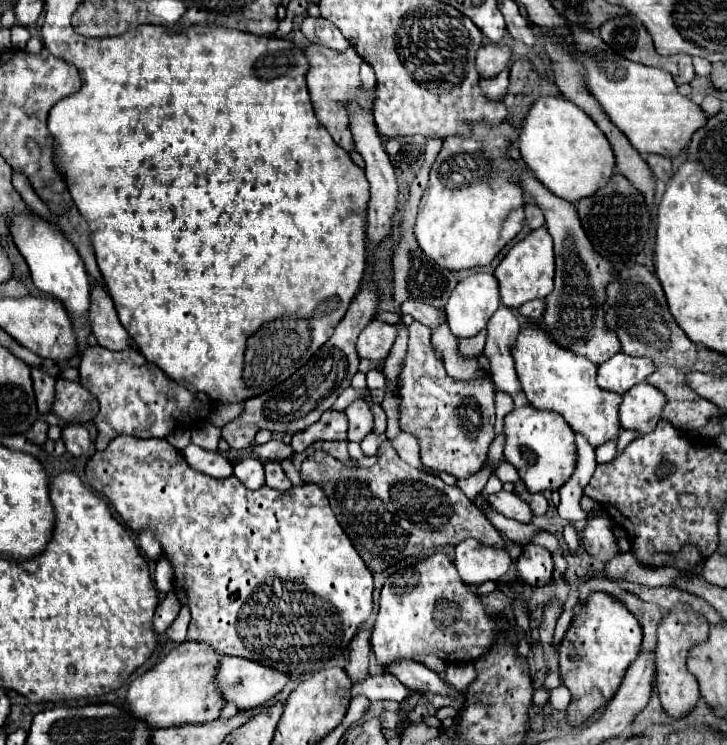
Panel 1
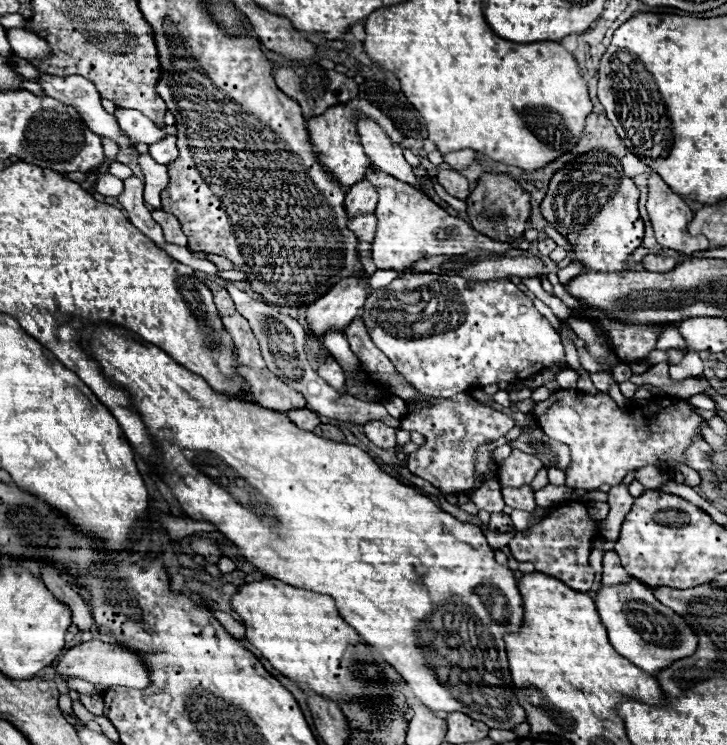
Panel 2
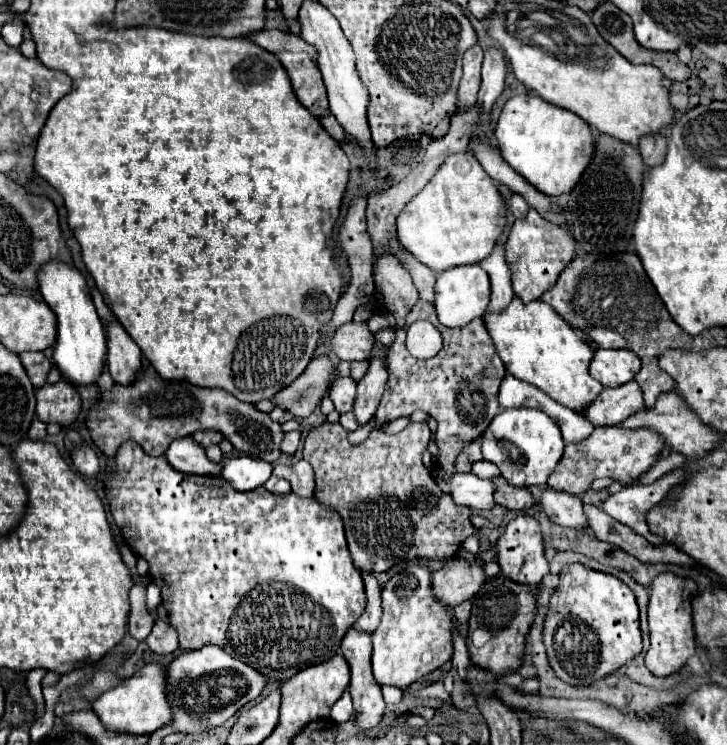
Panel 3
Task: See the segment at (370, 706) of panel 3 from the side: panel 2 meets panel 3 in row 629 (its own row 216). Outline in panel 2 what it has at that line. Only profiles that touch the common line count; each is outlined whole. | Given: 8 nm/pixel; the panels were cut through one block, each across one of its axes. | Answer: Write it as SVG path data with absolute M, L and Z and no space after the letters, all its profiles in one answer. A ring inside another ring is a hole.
M368 180L356 182L352 188L348 188L346 192L346 212L350 214L350 218L358 216L358 214L366 214L366 212L374 212L378 202L378 190L374 184L370 184Z

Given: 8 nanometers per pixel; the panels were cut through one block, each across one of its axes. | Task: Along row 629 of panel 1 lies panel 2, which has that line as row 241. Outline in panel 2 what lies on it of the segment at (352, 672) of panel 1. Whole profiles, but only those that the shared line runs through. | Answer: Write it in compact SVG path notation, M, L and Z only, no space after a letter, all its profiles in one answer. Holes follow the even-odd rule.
M374 212L372 214L360 214L360 216L356 216L356 218L352 218L348 222L350 230L354 230L354 234L362 242L372 242L374 232L376 232L376 224L378 224L378 220L376 220L376 214Z

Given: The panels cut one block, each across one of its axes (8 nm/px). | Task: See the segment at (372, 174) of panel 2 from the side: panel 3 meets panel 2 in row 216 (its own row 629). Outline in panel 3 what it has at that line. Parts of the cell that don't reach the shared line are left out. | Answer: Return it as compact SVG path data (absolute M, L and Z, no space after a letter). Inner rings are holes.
M412 564L394 574L382 590L382 622L372 634L372 670L380 686L390 684L406 690L418 678L446 664L454 654L454 610L436 602L432 572L428 566Z

